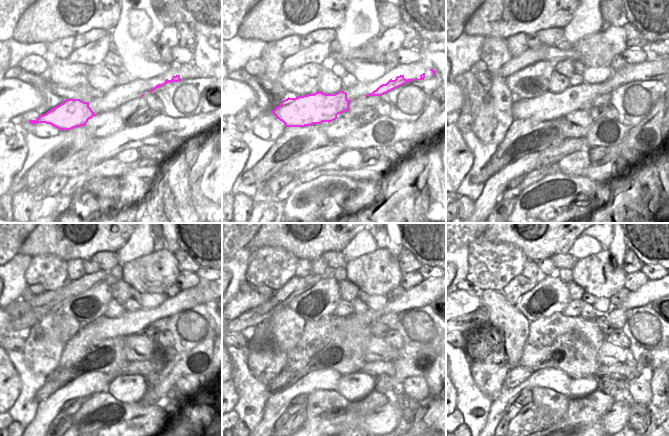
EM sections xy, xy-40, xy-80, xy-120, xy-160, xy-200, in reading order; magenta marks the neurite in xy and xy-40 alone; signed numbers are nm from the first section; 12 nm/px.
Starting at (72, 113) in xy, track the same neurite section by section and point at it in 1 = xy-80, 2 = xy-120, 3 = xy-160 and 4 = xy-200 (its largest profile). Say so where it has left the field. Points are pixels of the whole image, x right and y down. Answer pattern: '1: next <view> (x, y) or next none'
1: next xy-80 (548, 106)
2: next xy-120 (129, 323)
3: next xy-160 (368, 317)
4: next xy-200 (628, 304)

